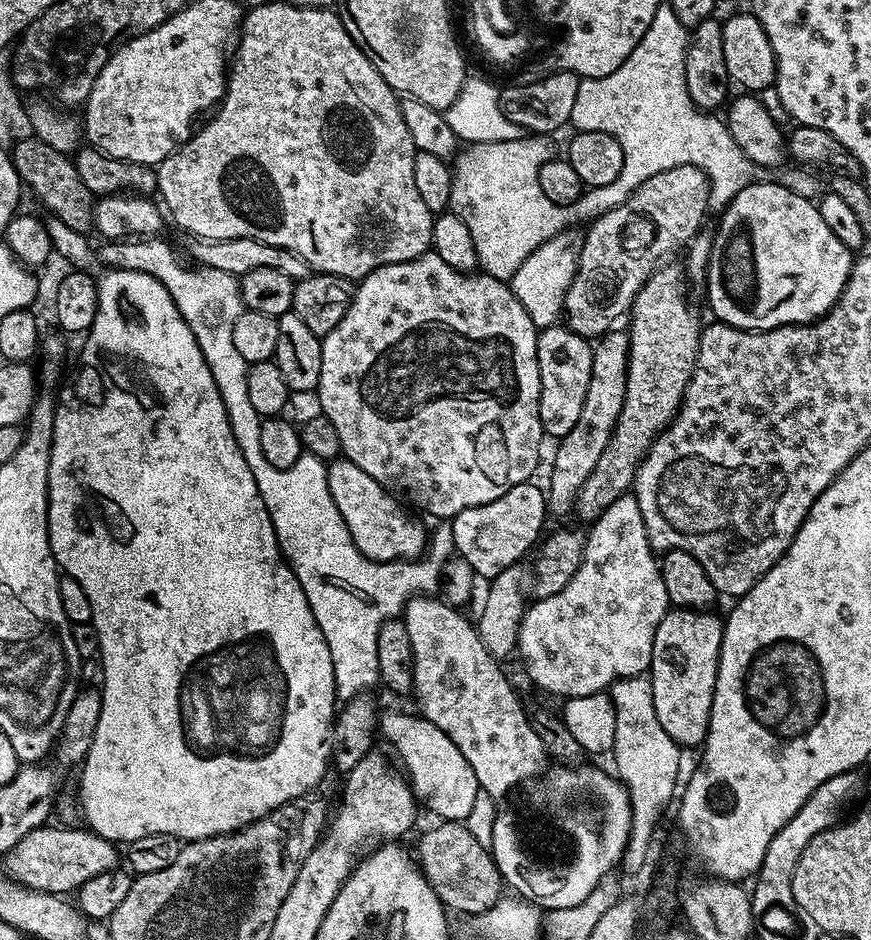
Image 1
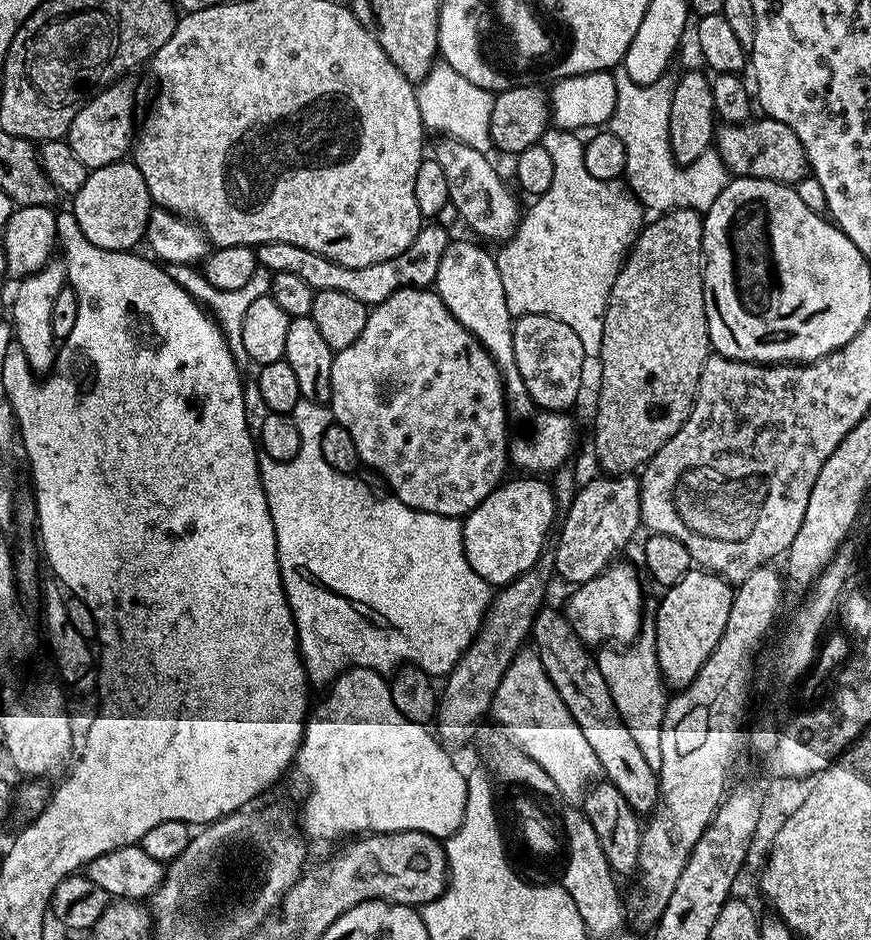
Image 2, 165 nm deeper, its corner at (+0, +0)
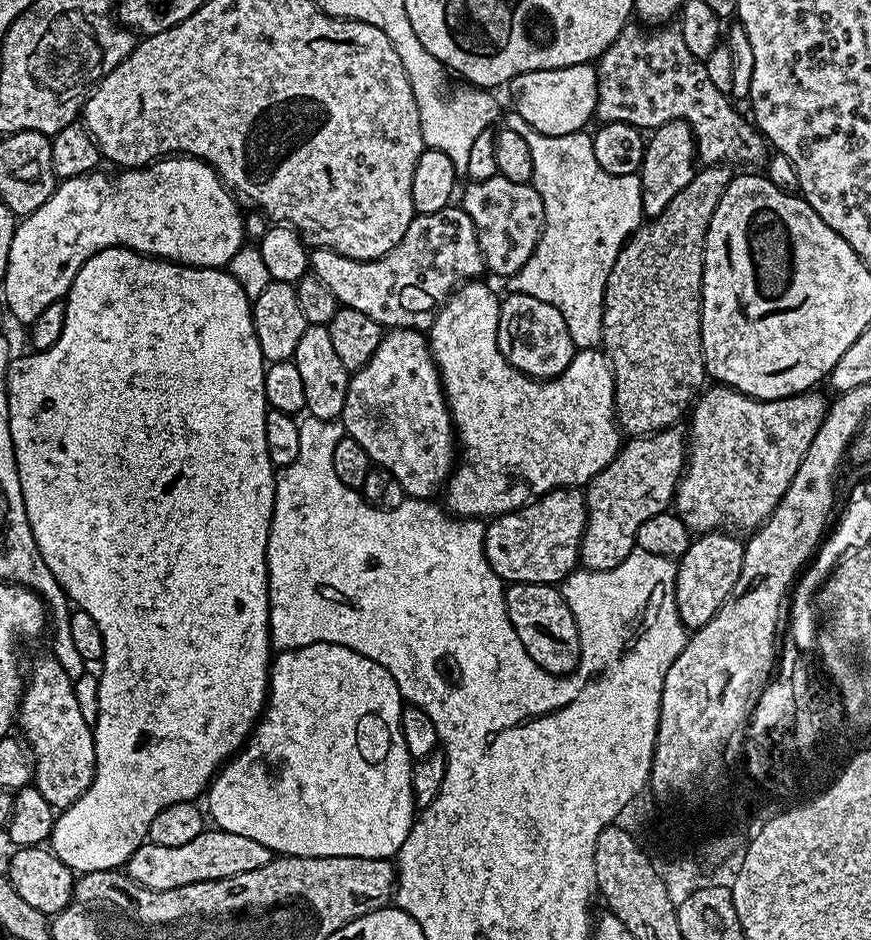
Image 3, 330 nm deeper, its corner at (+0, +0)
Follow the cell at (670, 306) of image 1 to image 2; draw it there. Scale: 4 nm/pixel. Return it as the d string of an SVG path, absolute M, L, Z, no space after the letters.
M674 209L655 217L656 221L645 223L641 227L626 259L620 265L614 286L610 290L608 309L604 315L602 330L602 350L598 357L600 363L600 397L596 400L596 460L600 463L599 471L609 476L623 476L643 469L674 434L688 421L692 413L692 404L696 401L696 391L700 385L700 375L704 363L708 360L712 343L706 322L706 302L704 301L704 218L693 209Z

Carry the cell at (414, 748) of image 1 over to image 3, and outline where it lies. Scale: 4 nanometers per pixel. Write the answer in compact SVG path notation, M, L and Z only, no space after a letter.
M311 644L301 648L290 648L275 653L268 673L268 699L264 711L254 725L254 731L246 743L217 771L214 782L206 789L208 796L207 815L217 829L230 834L242 834L242 838L254 838L262 842L273 854L285 856L357 856L387 860L395 857L402 842L406 842L408 831L414 823L414 801L410 795L412 779L412 756L406 750L406 742L400 733L400 710L402 697L394 678L378 666L376 660L358 654L353 648L341 644Z

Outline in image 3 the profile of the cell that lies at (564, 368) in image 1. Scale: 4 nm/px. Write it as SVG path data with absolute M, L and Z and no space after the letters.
M512 292L500 302L500 315L496 322L496 345L519 372L538 380L551 380L570 366L578 351L566 330L566 318L550 302Z

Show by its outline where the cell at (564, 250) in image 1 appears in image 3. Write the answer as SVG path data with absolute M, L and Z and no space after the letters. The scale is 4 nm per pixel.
M515 110L509 111L506 127L514 130L514 134L519 134L526 146L530 146L530 158L534 158L531 185L538 190L544 207L544 233L526 266L510 278L511 291L550 302L550 306L557 308L562 318L566 318L566 330L570 330L570 338L577 349L596 348L603 341L604 294L610 270L628 237L644 220L640 177L638 174L606 174L594 155L592 136L587 131L548 137L531 128Z

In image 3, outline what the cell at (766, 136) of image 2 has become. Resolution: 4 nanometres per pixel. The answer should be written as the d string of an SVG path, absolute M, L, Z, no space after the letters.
M629 22L614 38L595 65L597 106L595 119L613 124L632 124L641 130L655 130L671 120L685 120L696 140L697 157L705 165L756 164L765 159L766 141L760 129L740 112L727 95L710 82L704 61L694 58L682 42L676 26L645 26Z

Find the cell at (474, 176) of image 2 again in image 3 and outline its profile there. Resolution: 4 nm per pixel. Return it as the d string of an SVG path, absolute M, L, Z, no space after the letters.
M499 174L465 185L462 207L466 214L470 214L470 222L474 222L476 227L484 267L496 276L511 278L526 266L544 233L542 198L531 184L510 182L510 178Z

